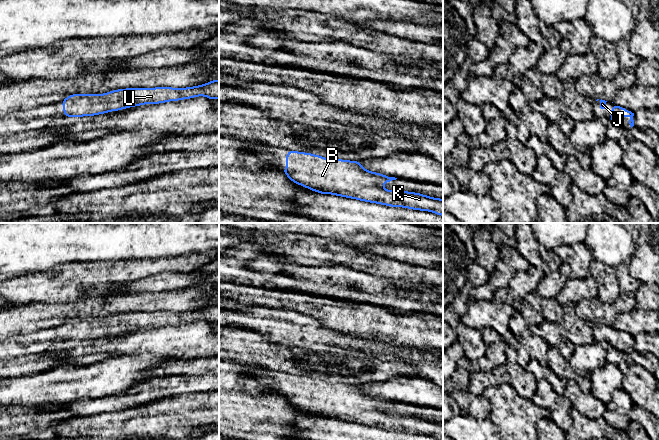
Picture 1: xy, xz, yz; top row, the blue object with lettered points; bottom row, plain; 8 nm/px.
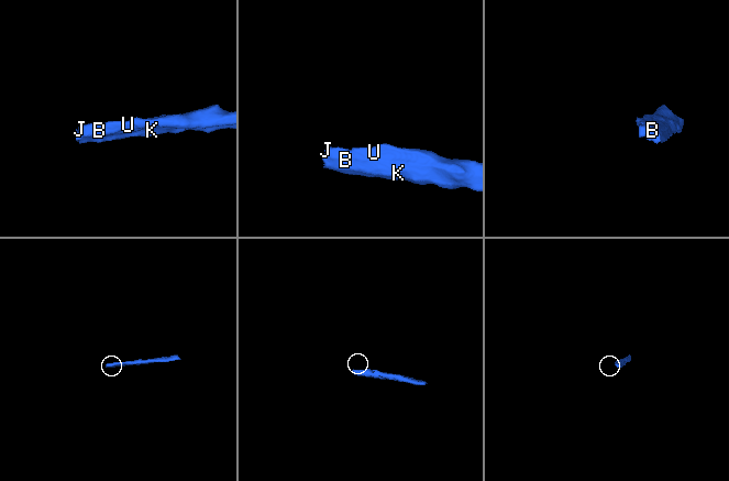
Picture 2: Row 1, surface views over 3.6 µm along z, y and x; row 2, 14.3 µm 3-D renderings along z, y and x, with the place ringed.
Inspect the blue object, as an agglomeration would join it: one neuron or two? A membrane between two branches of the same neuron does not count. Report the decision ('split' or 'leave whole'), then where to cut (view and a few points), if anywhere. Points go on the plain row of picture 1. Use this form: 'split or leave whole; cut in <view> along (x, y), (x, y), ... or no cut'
leave whole; no cut

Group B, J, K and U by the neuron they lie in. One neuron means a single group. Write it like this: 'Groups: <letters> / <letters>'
Groups: B J K U

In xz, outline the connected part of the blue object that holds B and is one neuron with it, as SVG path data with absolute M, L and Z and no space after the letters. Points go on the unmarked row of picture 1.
M288 374L285 384L288 391L281 395L292 406L312 415L443 440L443 423L409 415L387 415L383 407L397 402L370 396L359 385L333 384L292 374Z

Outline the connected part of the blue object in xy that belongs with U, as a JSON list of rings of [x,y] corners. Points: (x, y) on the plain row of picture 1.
[[[219,304],[188,312],[127,312],[106,318],[73,318],[62,325],[62,331],[64,341],[94,340],[143,328],[159,328],[197,320],[219,323]]]

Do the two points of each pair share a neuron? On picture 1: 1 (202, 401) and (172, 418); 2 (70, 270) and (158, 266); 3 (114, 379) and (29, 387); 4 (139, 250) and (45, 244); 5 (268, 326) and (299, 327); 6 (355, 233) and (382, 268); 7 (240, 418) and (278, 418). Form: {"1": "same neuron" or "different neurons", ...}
{"1": "same neuron", "2": "same neuron", "3": "same neuron", "4": "same neuron", "5": "same neuron", "6": "different neurons", "7": "same neuron"}

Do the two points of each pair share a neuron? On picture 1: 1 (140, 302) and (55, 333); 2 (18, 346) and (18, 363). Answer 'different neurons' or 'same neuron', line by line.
1: different neurons
2: different neurons

